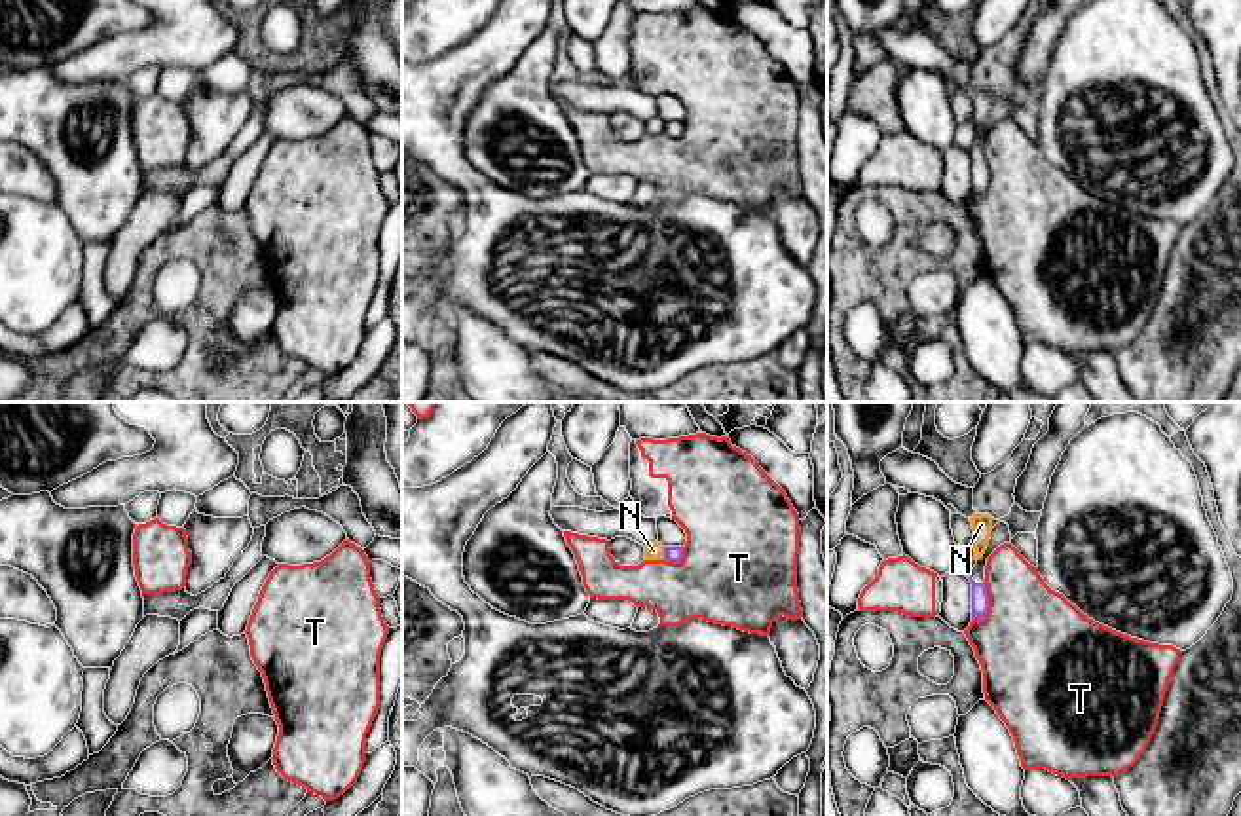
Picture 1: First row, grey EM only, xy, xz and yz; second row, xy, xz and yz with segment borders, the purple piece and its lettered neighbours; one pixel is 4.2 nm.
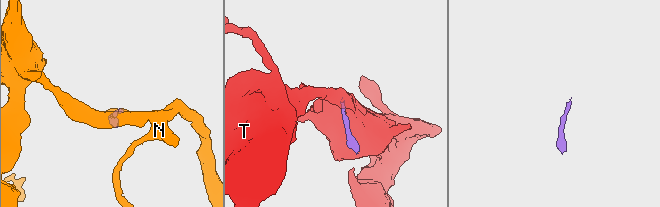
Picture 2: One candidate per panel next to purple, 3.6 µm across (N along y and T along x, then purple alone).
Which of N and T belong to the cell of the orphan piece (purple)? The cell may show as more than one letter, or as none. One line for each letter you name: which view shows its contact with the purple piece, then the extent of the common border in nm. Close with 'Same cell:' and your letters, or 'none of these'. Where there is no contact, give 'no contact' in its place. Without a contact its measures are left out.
Same cell: none of these

